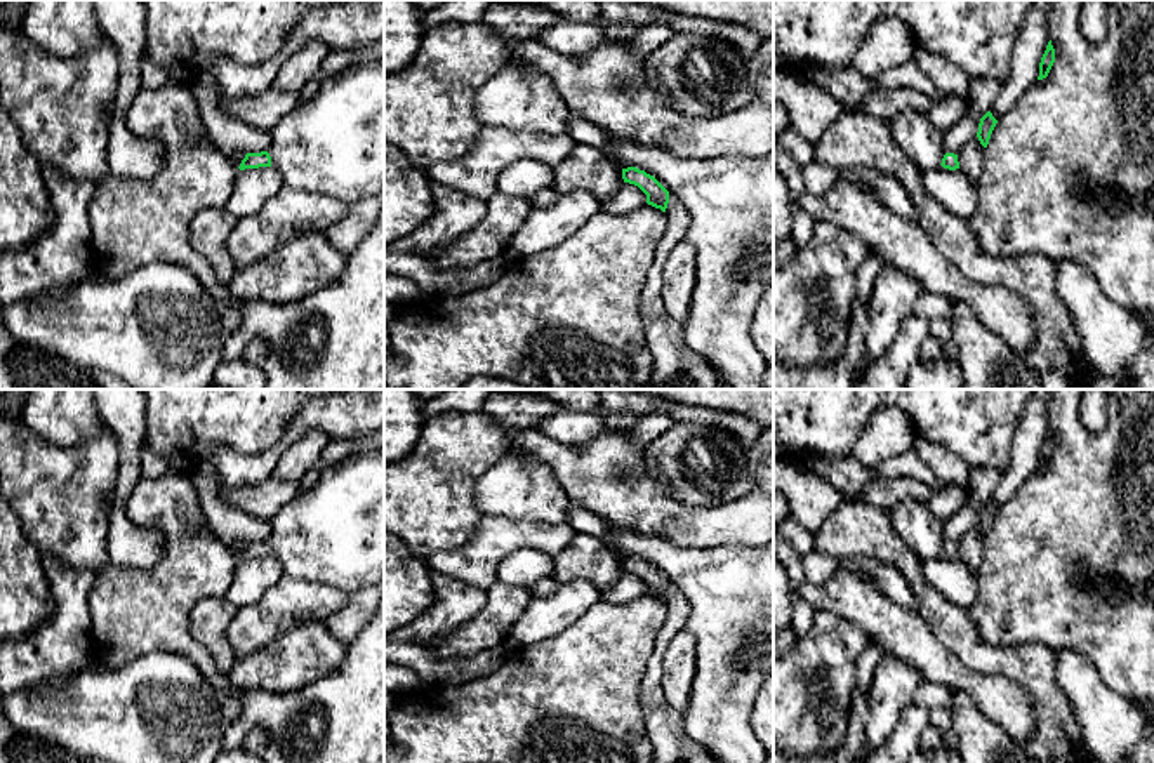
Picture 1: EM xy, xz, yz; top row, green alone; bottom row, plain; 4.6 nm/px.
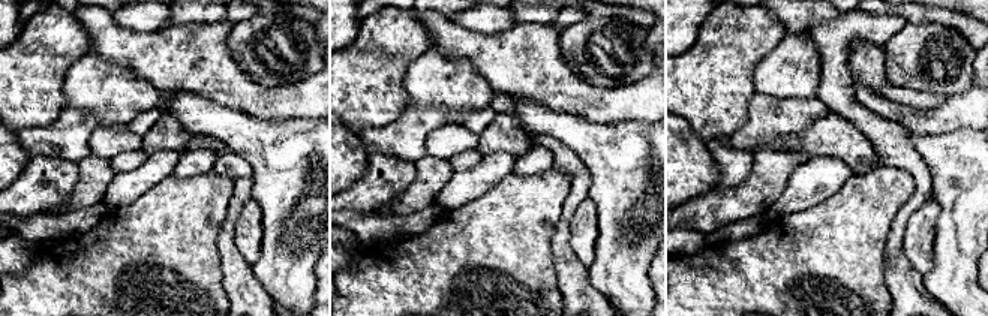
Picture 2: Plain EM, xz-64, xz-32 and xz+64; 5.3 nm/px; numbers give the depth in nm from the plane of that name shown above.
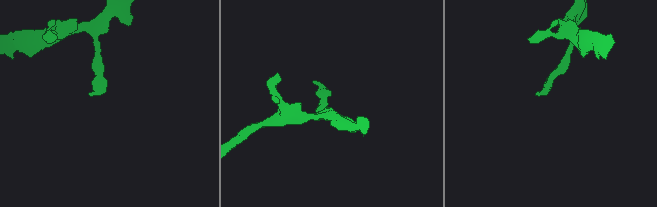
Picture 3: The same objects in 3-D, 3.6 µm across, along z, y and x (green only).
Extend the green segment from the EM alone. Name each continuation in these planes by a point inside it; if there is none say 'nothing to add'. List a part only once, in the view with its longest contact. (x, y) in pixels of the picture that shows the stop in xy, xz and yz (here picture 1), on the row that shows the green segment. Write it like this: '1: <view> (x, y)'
nothing to add

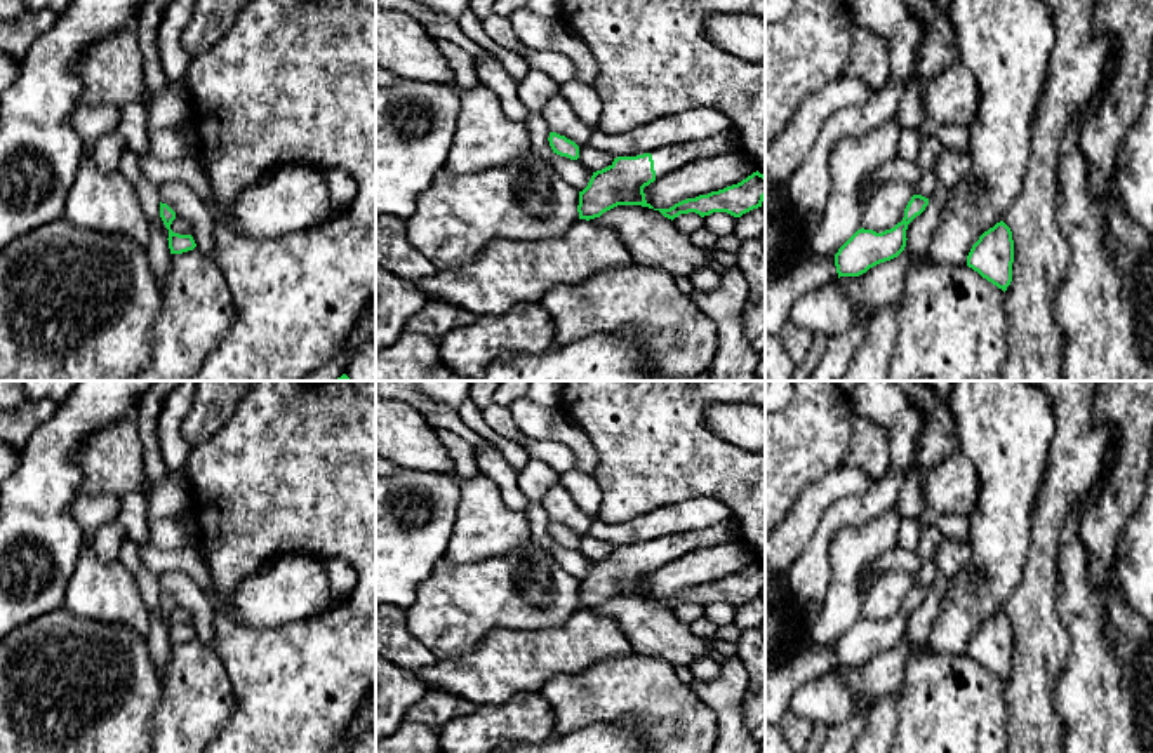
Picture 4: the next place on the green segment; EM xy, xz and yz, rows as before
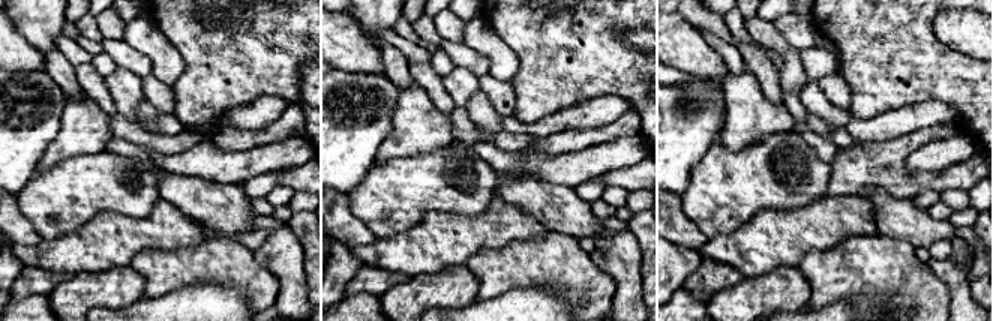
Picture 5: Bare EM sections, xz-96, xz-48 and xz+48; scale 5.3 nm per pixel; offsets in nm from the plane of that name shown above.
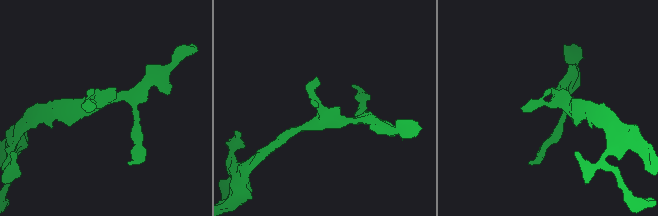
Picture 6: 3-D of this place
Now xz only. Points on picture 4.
1: xz (666, 159)

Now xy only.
nothing to add

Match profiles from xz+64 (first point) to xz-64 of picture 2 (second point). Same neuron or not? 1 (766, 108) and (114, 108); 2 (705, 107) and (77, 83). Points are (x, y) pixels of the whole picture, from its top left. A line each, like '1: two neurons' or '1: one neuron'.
1: two neurons
2: two neurons

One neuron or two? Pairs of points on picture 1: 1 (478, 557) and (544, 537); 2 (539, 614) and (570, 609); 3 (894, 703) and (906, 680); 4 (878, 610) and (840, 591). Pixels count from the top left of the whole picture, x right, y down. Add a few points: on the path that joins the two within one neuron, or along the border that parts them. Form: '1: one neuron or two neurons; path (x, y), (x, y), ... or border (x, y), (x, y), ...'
1: one neuron; path (494, 541), (497, 537), (529, 537)
2: one neuron; path (546, 614), (563, 609)
3: one neuron; path (894, 697), (901, 685)
4: one neuron; path (869, 609), (848, 595)

